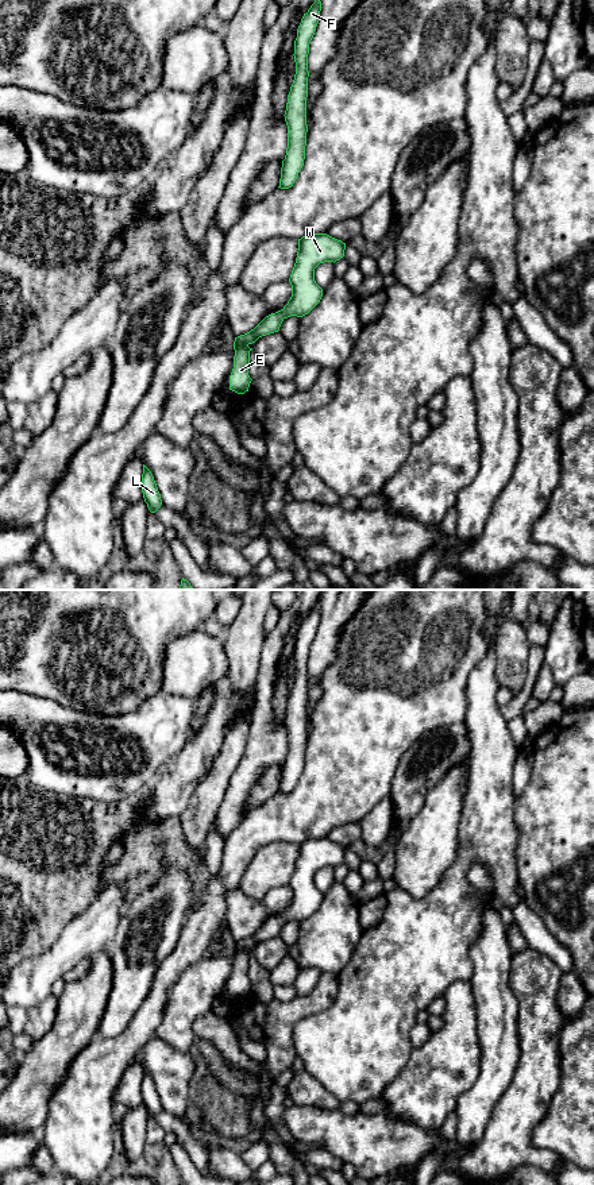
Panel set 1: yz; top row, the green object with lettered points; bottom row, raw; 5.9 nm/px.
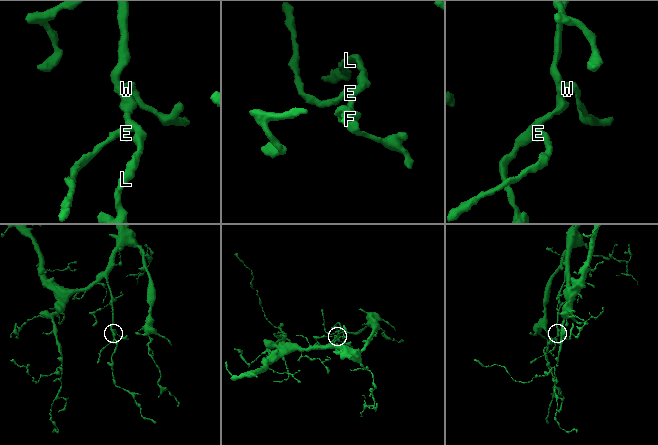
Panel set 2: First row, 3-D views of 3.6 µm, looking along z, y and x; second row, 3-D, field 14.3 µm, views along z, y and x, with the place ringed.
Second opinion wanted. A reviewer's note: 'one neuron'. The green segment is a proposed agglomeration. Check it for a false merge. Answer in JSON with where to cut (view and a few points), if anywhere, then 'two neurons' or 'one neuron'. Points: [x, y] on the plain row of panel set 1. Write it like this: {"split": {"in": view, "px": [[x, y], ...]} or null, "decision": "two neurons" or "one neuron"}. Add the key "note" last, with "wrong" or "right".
{"split": null, "decision": "one neuron", "note": "right"}

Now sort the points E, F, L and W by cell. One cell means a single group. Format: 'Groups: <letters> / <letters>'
Groups: E F L W

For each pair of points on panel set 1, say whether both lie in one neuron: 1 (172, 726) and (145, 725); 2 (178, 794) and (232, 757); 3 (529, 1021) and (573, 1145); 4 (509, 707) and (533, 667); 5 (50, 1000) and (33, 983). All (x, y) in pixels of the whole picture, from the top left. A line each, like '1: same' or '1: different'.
1: same
2: different
3: different
4: same
5: different

